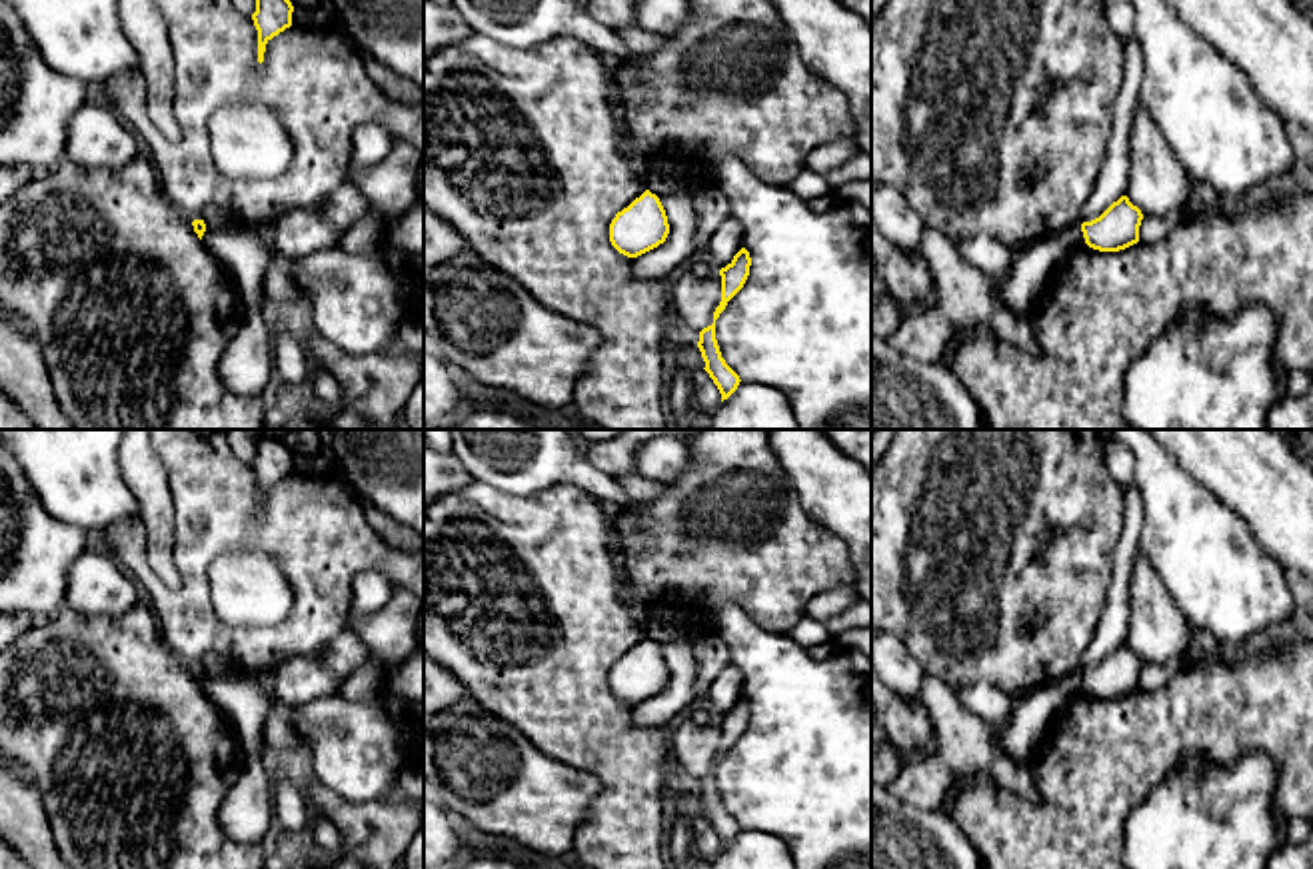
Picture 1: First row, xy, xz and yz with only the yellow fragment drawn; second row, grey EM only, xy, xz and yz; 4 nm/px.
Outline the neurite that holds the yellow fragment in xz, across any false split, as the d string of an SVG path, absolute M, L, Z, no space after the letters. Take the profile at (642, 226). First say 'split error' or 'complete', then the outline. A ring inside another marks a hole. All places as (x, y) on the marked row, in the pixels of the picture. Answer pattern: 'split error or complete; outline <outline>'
complete; outline M650 190L618 212L610 224L612 246L628 258L638 258L657 248L665 242L667 234L665 210Z

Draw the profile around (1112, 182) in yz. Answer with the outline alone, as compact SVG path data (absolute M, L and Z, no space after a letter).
M1135 38L1123 44L1125 64L1121 90L1113 102L1113 130L1105 162L1095 188L1081 210L1081 222L1099 218L1113 202L1125 196L1129 178L1129 136L1135 106L1139 104L1139 86L1143 78L1143 56Z

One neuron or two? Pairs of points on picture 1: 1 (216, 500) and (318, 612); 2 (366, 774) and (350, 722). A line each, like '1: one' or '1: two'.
1: one
2: one

